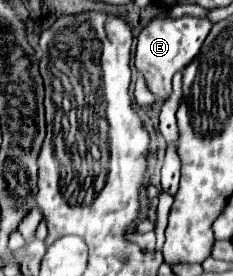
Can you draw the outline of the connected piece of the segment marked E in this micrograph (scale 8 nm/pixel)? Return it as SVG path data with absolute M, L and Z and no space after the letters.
M180 17L180 19L156 19L150 21L138 35L136 47L136 69L144 73L146 83L152 93L165 100L172 93L172 79L178 69L184 69L200 51L212 23L200 17Z

